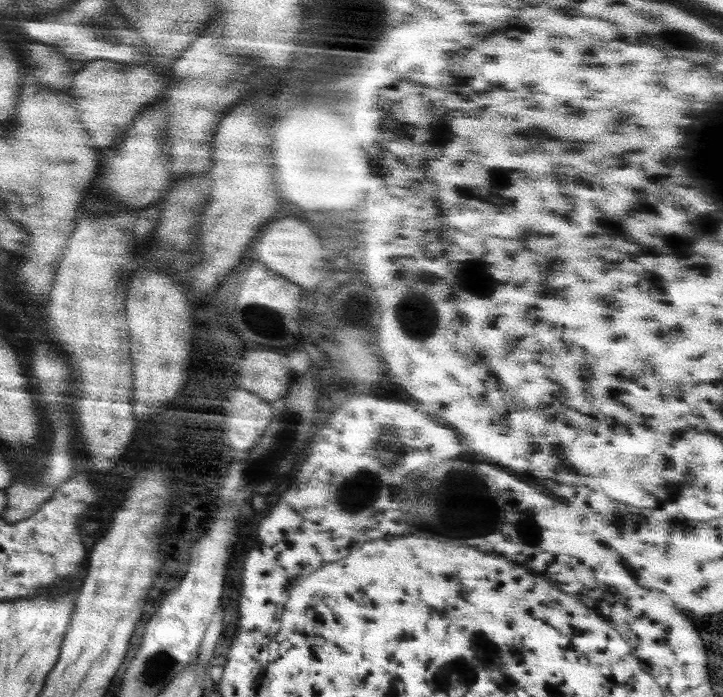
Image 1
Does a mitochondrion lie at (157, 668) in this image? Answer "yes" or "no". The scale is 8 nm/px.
yes

